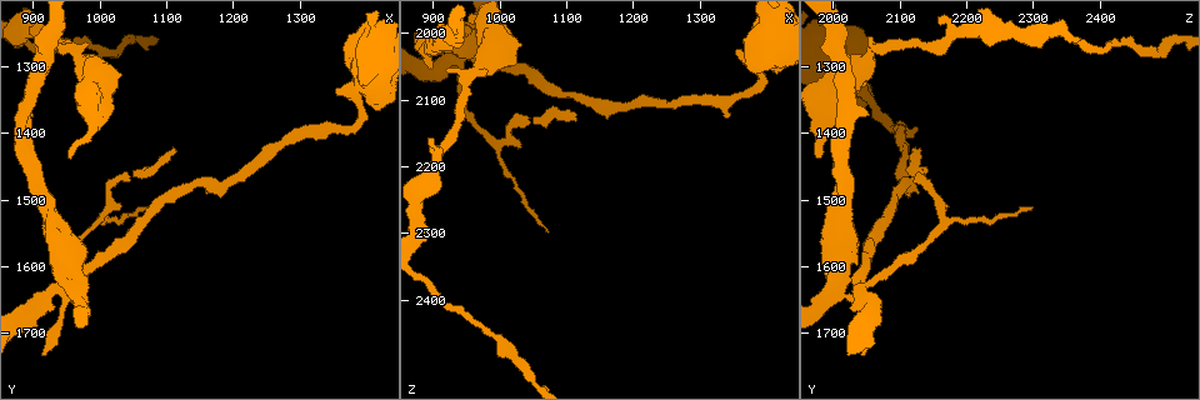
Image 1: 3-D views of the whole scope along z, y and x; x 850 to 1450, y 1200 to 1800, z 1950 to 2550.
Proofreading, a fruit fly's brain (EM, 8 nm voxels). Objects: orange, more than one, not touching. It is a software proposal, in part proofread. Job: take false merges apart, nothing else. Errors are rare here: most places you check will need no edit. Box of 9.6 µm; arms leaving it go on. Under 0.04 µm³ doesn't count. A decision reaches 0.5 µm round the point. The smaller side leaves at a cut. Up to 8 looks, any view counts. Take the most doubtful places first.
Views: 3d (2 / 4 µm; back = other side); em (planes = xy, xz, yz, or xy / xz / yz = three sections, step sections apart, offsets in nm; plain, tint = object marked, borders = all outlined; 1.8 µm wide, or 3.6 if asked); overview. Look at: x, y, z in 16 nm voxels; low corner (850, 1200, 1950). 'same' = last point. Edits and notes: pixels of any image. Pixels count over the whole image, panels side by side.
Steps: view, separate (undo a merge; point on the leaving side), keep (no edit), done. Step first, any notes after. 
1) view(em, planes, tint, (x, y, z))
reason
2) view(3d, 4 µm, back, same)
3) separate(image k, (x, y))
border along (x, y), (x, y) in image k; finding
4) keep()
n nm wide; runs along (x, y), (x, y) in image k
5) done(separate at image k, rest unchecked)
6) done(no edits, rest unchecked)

view(3d, 2 µm, (945, 1625, 2035))
four or more arms meet

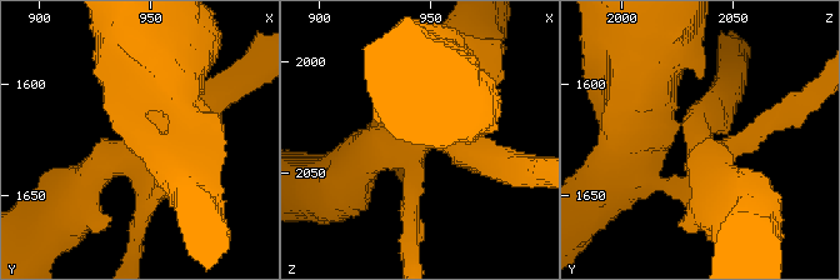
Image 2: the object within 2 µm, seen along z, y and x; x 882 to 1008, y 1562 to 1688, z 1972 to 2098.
view(em, planes, borders, same)
need the tissue

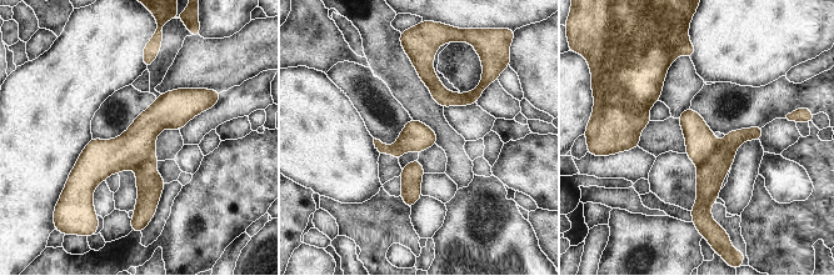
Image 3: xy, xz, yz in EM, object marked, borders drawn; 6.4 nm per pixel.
separate(image 3, (710, 175))
the part that leaves runs along (759, 129), (727, 150), (694, 211) in image 3; a second neuron is stuck on

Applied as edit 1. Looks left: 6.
view(overview)

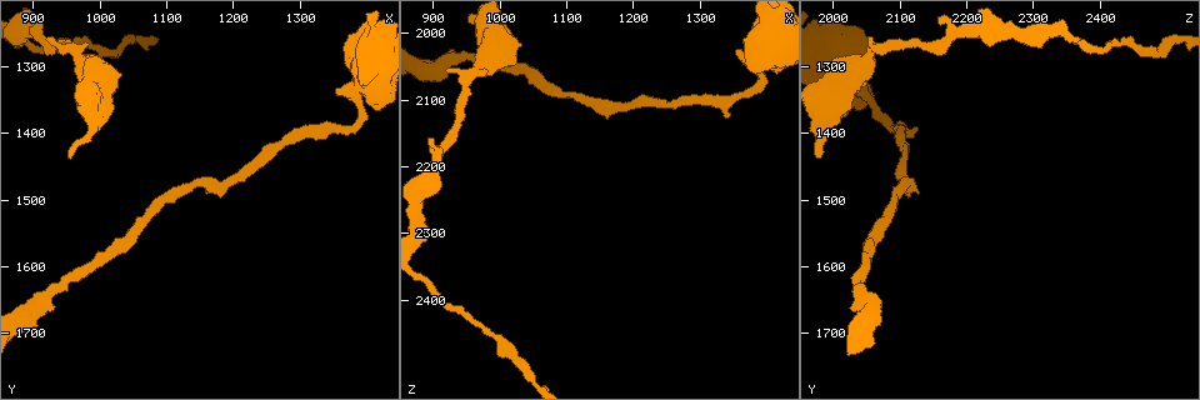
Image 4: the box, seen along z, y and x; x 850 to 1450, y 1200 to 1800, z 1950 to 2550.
view(em, planes, plain, (1390, 1385, 2075))
sharp bend

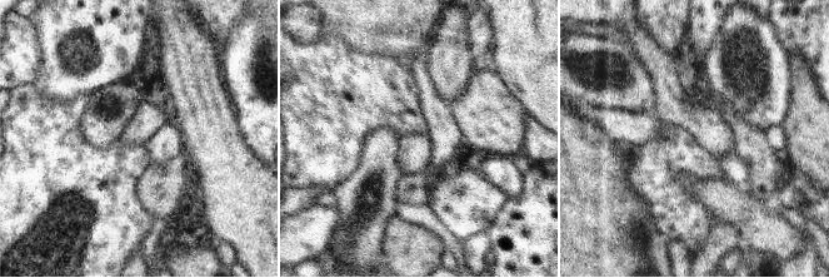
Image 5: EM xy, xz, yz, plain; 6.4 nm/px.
view(em, planes, tint, same)
with the object marked

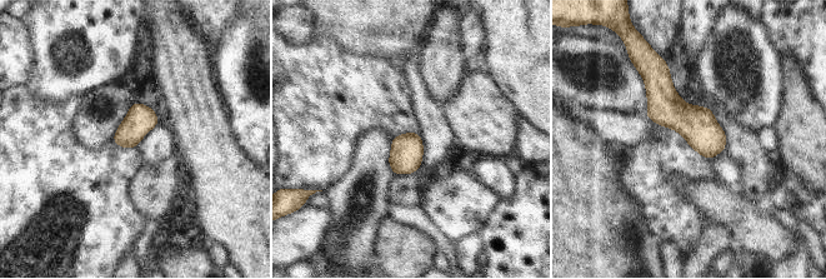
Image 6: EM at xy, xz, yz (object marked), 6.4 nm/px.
keep()
runs along (665, 69), (664, 98), (709, 155) in image 6; one neuron here

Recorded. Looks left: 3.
view(3d, 2 µm, back, (955, 1275, 2060))
thick turns thin

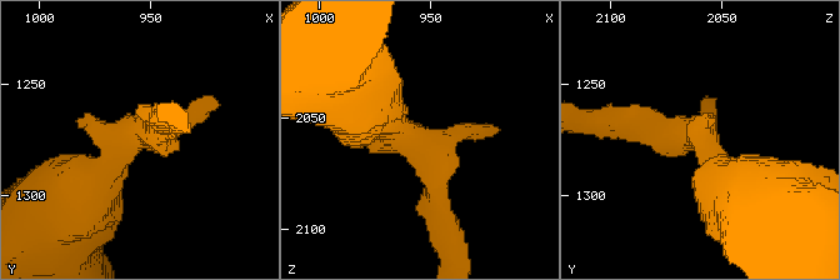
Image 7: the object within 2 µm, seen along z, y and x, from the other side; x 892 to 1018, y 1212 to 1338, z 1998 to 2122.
view(em, planes, tint, (955, 1275, 2062))

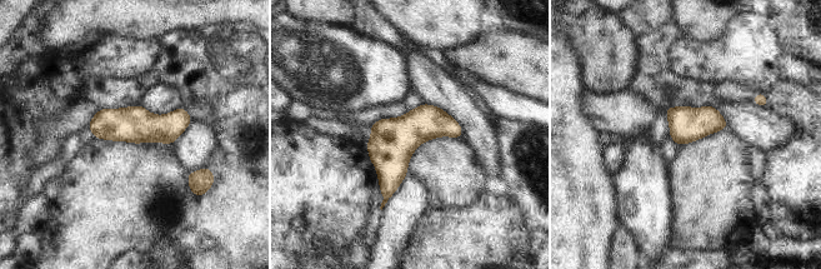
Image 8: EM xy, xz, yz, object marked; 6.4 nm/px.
keep()
220 nm wide; runs along (188, 119), (171, 125), (91, 125) in image 8; continuous, no second neuron

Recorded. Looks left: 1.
done(separate at image 3, rest unchecked)

